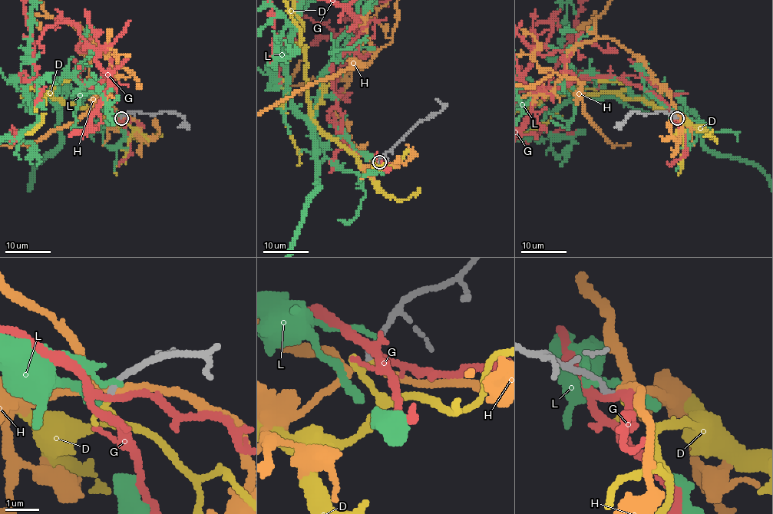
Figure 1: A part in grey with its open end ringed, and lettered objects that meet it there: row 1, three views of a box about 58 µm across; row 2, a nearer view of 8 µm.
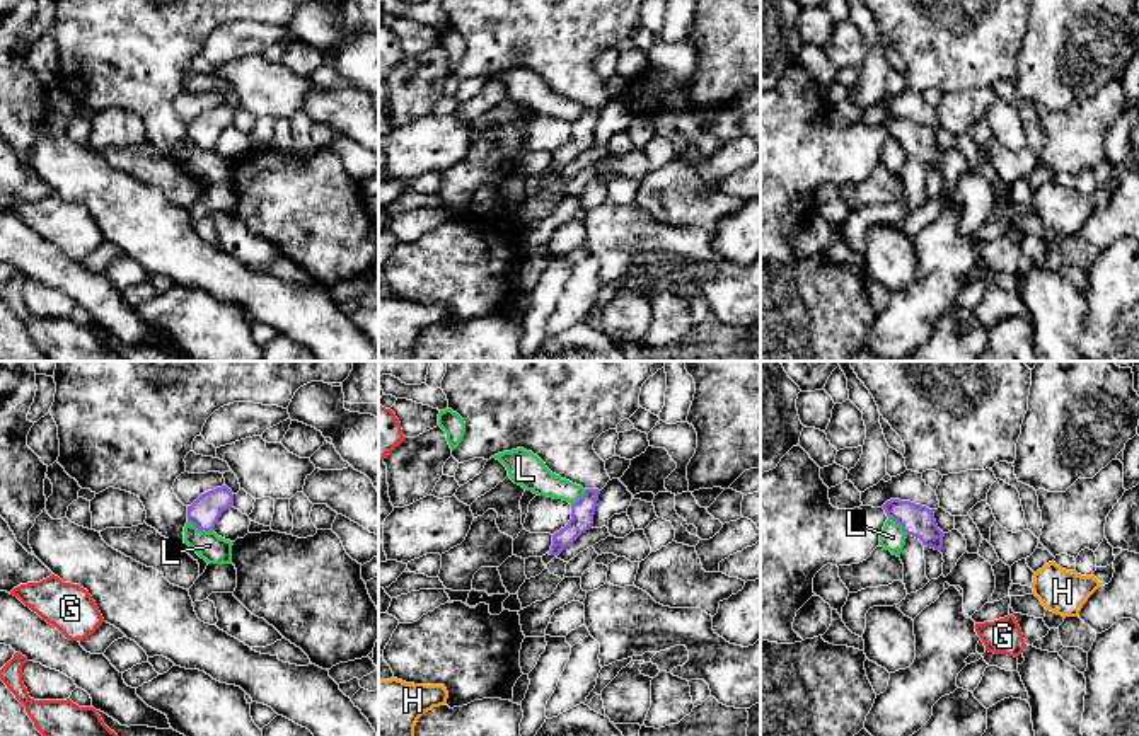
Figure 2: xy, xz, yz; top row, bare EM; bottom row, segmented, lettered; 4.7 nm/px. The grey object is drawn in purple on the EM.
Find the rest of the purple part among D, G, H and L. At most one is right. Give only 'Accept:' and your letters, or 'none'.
Accept: none

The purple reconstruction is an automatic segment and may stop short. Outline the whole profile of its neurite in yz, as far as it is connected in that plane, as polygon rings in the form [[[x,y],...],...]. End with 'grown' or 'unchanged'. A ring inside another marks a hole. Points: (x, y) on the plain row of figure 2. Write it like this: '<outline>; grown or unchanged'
[[[890,118],[882,126],[907,153],[941,170],[945,152],[938,147],[933,128],[900,118]]]; unchanged

